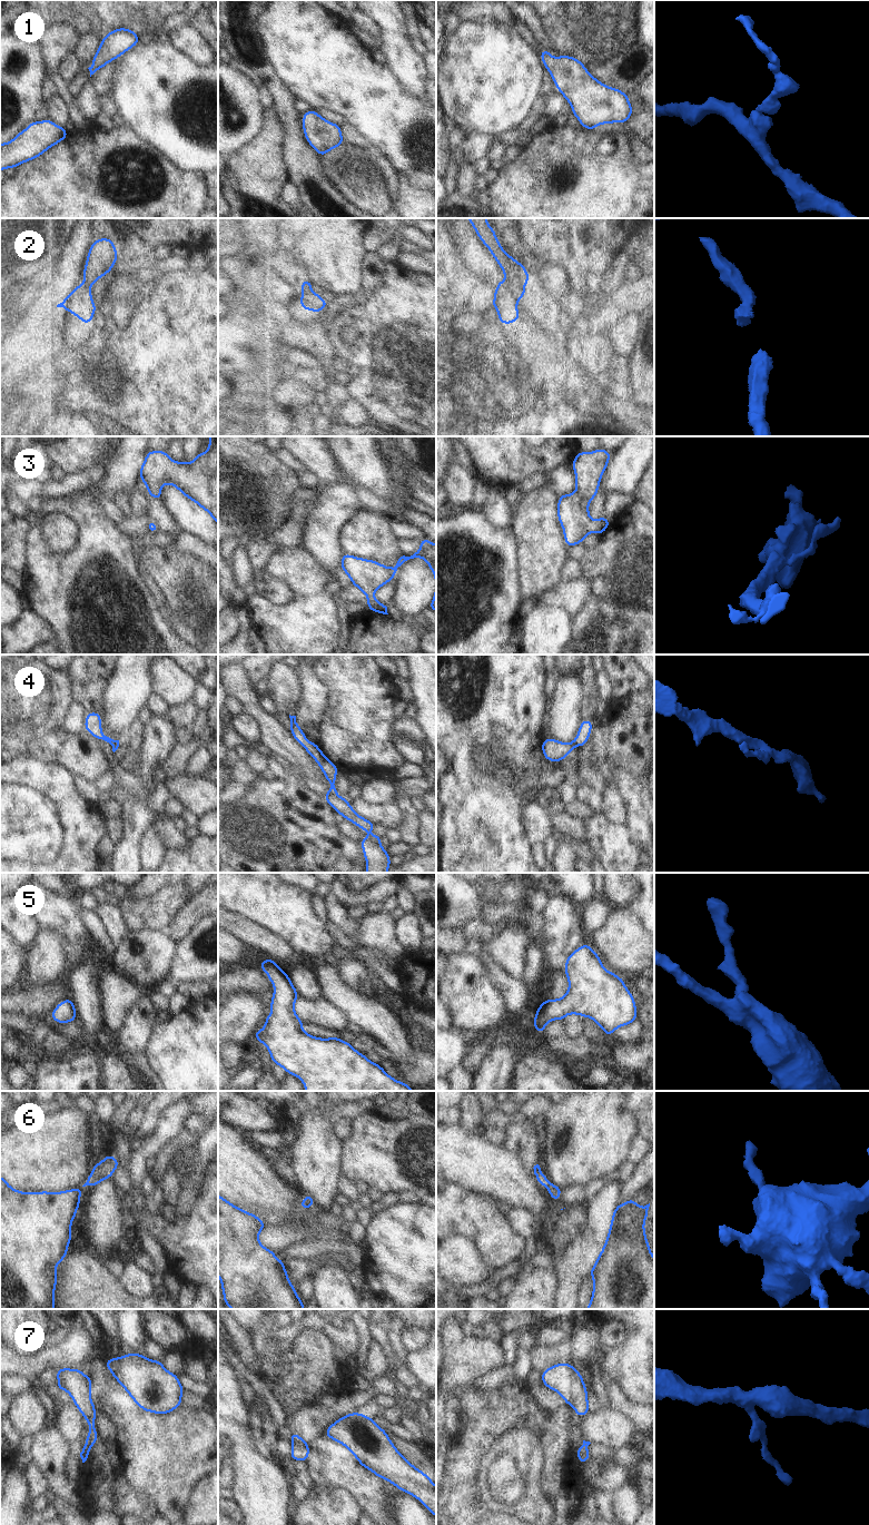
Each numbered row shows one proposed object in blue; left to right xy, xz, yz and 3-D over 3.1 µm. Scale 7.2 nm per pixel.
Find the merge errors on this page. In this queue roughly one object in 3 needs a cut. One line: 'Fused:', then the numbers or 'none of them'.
Fused: 2, 4

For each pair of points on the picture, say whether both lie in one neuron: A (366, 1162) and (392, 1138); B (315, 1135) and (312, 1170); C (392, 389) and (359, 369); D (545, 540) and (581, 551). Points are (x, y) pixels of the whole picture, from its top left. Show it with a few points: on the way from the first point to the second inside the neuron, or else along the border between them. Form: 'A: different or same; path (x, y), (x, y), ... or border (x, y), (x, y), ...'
A: same; path (373, 1157), (385, 1144)
B: same; path (315, 1144), (315, 1161)
C: same; path (381, 387), (365, 387), (358, 380)
D: different; border (571, 548), (570, 557)

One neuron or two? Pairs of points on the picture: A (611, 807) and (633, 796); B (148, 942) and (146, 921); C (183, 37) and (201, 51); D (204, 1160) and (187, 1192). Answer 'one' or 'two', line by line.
A: two
B: two
C: one
D: one

